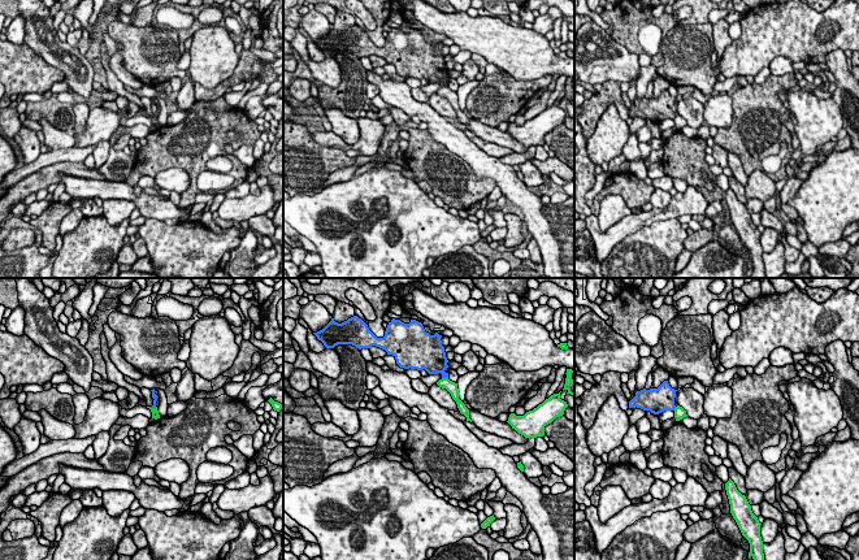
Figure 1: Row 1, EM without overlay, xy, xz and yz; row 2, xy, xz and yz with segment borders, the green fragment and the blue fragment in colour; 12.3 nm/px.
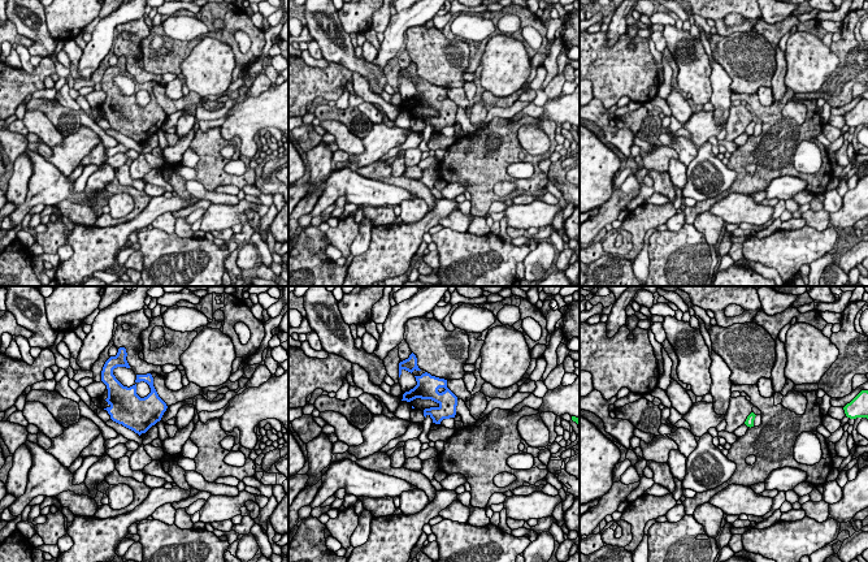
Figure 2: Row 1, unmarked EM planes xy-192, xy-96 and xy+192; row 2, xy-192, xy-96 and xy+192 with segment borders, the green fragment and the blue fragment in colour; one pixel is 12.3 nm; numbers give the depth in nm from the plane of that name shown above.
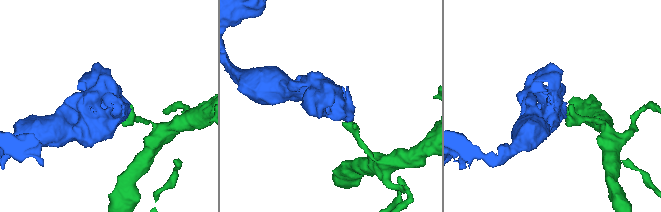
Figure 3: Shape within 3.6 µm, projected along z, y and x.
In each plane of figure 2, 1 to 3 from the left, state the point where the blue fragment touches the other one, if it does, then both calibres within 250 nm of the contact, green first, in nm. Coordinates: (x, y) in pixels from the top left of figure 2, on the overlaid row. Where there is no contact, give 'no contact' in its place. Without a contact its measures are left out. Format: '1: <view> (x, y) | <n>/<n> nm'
1: no contact
2: no contact
3: no contact

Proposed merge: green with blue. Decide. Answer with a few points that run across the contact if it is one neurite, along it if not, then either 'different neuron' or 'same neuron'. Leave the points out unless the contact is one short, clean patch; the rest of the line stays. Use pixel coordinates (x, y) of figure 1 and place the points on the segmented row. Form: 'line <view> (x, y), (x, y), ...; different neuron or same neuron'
line xz (442, 377), (447, 378); different neuron

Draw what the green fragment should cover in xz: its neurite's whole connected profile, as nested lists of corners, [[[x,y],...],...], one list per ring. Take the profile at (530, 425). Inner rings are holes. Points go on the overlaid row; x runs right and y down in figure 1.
[[[560,392],[554,394],[524,416],[511,413],[507,422],[525,438],[543,437],[545,426],[551,424],[556,417],[563,416],[567,407],[567,401],[560,399]]]

